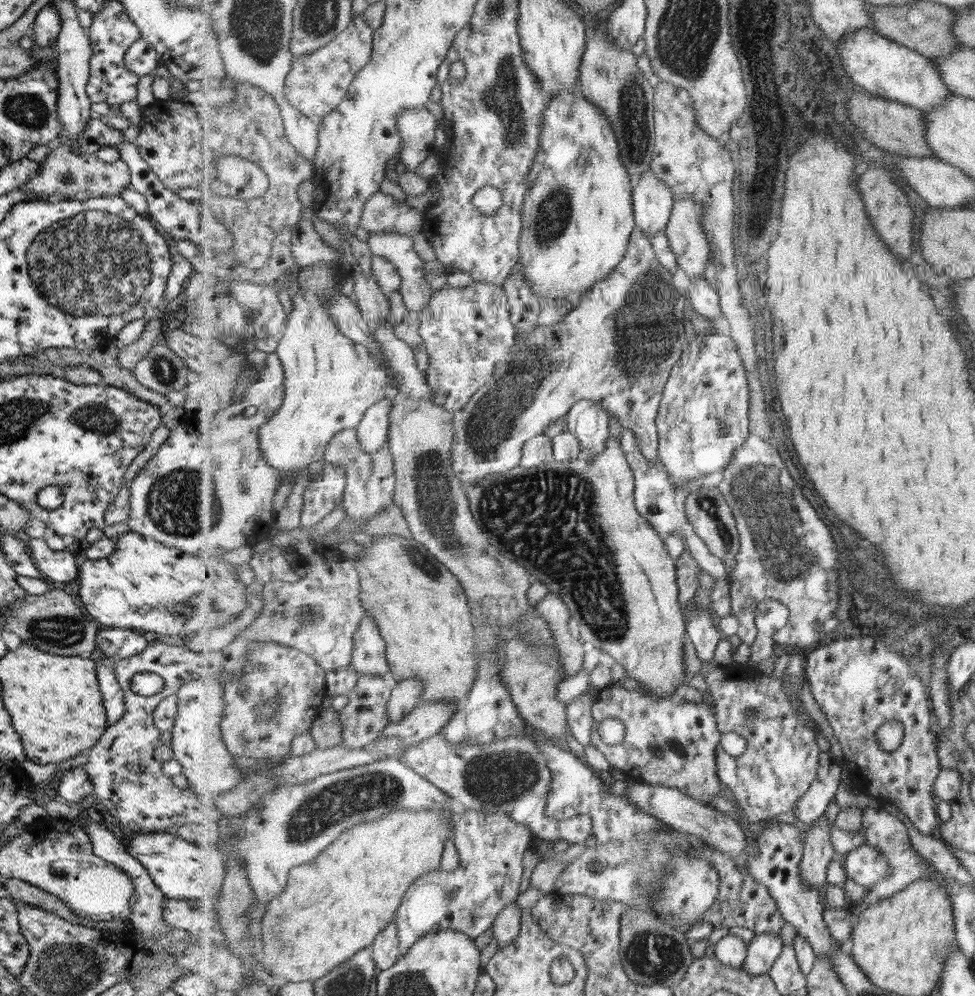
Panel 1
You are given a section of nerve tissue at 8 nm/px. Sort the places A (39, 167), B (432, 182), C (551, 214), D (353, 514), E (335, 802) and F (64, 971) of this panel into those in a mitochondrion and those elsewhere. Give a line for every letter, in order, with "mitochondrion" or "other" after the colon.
A: other
B: other
C: mitochondrion
D: other
E: mitochondrion
F: mitochondrion

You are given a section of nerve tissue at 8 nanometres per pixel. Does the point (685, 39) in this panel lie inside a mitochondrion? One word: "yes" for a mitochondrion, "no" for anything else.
yes

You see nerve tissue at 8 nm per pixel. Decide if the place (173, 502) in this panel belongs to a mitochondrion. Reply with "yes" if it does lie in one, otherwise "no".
yes

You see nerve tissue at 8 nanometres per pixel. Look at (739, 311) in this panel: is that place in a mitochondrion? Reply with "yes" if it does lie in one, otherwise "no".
no

